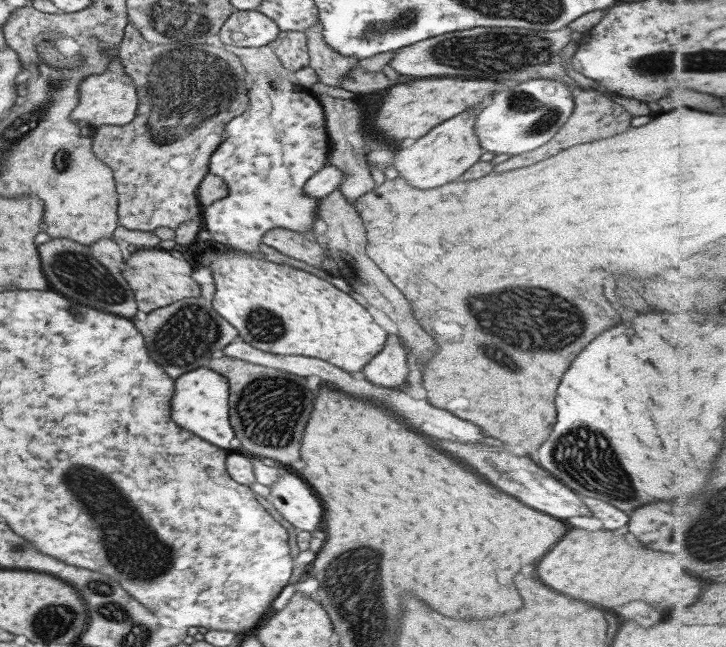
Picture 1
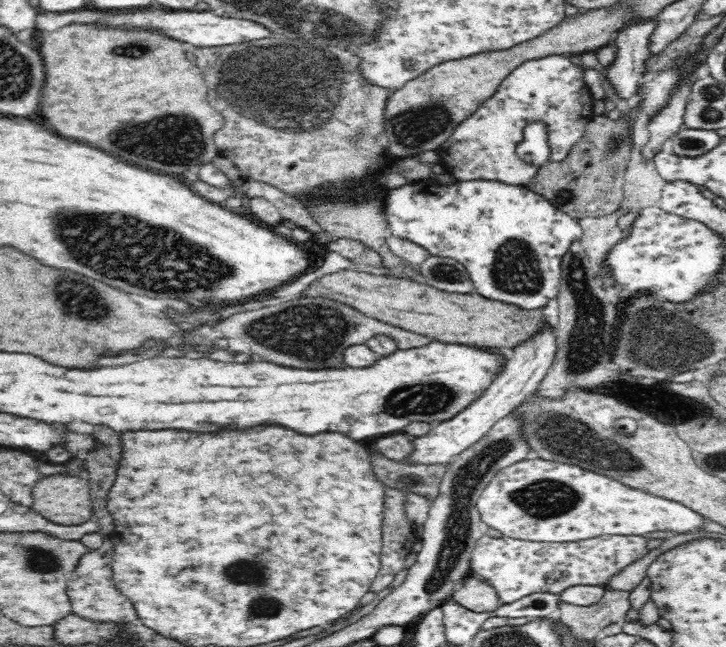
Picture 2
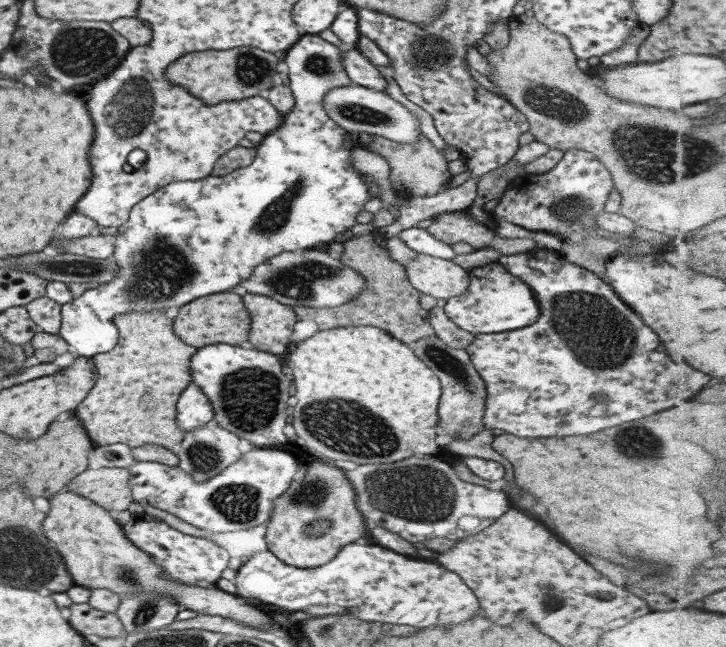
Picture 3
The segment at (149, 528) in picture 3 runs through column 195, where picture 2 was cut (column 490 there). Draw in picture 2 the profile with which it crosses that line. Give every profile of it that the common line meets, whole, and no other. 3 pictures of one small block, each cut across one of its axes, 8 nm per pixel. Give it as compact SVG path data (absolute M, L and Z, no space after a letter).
M484 533L474 550L471 550L470 572L485 578L497 591L502 604L510 604L530 594L560 594L562 590L576 584L603 586L604 582L608 582L624 566L648 554L647 541L642 536L604 534L580 542L544 542L505 536L492 538Z

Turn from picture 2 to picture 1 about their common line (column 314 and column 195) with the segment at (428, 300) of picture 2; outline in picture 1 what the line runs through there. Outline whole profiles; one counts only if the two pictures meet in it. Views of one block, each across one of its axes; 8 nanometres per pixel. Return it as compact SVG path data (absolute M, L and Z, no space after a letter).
M132 249L129 259L123 262L122 277L135 296L136 310L151 312L152 310L167 306L182 298L195 298L199 294L199 285L192 279L193 267L178 255L159 249Z

